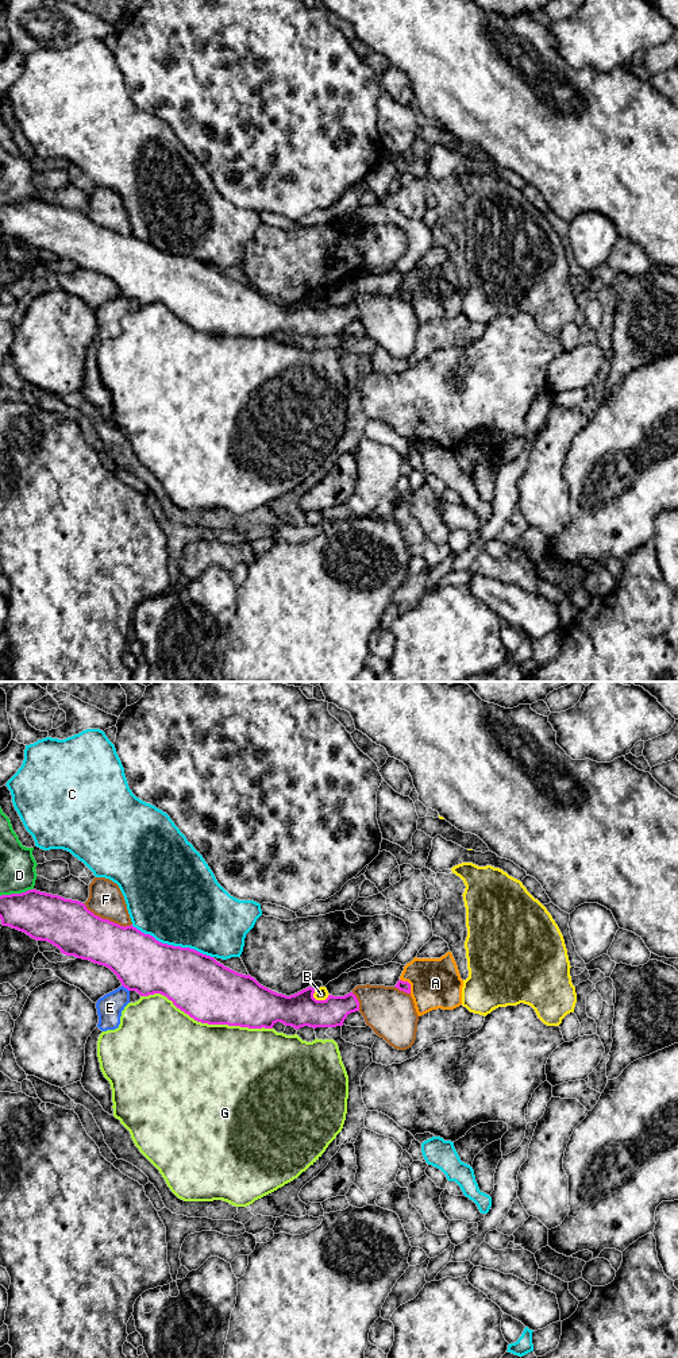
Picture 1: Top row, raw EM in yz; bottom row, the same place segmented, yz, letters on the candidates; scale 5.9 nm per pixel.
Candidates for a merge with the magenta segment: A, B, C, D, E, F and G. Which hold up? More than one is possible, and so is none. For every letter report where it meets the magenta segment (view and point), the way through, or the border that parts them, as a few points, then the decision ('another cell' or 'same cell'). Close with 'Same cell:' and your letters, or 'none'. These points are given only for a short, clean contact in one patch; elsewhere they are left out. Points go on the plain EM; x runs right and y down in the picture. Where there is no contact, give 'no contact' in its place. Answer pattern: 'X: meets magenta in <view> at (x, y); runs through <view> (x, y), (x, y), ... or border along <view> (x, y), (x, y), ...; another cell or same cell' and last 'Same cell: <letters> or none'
A: meets magenta in yz at (409, 293); another cell
B: meets magenta in yz at (320, 309); border along yz (328, 303), (324, 308), (315, 308), (312, 305); another cell
C: meets magenta in yz at (172, 254); another cell
D: meets magenta in yz at (15, 203); another cell
E: meets magenta in yz at (126, 296); border along yz (122, 293), (128, 300); another cell
F: meets magenta in yz at (107, 228); another cell
G: meets magenta in yz at (207, 331); another cell
Same cell: none

